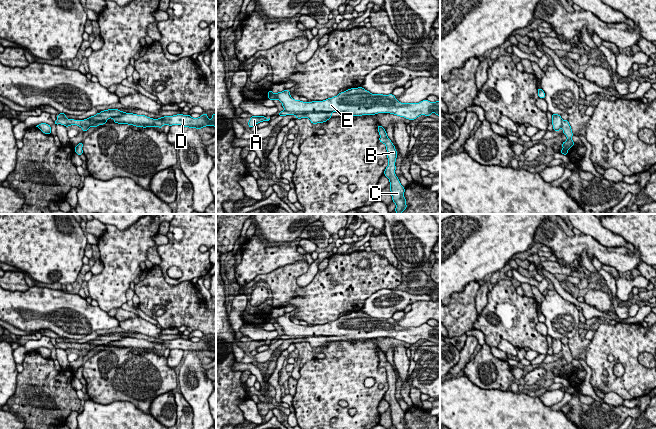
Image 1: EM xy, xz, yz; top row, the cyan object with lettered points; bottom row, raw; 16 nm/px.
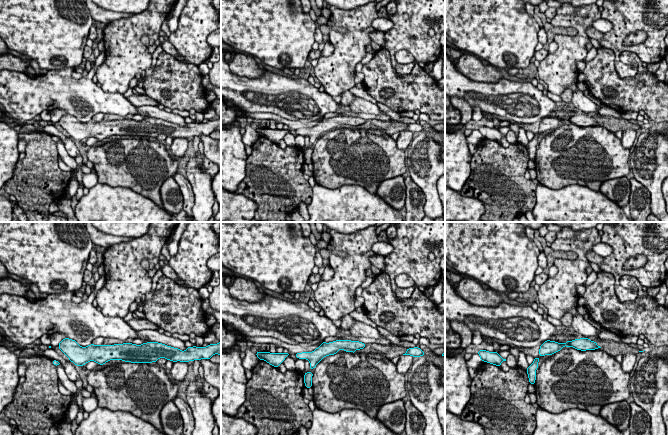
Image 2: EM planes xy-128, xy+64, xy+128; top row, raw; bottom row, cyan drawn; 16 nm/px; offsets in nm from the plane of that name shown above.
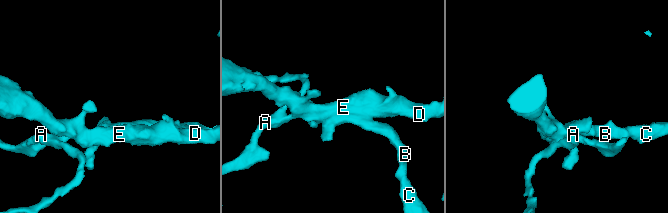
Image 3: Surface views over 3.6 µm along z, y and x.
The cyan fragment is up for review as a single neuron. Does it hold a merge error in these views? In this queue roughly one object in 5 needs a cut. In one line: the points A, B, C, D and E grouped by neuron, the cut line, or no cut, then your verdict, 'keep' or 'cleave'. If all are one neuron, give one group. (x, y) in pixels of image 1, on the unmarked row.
groups A B C / D E; cut xz (284, 334), (330, 336); cleave

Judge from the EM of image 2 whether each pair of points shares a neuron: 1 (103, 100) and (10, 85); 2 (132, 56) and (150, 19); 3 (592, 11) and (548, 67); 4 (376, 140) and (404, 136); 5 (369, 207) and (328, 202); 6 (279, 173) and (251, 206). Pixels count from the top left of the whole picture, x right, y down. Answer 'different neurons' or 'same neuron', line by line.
1: same neuron
2: same neuron
3: same neuron
4: different neurons
5: same neuron
6: different neurons

